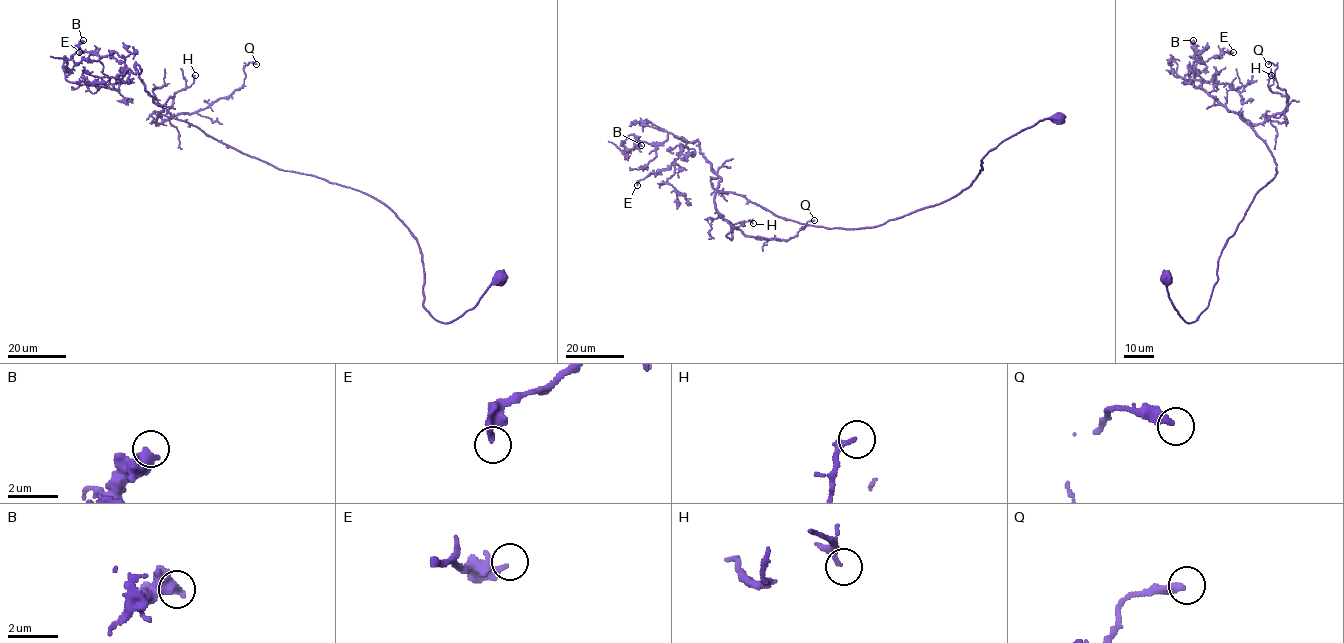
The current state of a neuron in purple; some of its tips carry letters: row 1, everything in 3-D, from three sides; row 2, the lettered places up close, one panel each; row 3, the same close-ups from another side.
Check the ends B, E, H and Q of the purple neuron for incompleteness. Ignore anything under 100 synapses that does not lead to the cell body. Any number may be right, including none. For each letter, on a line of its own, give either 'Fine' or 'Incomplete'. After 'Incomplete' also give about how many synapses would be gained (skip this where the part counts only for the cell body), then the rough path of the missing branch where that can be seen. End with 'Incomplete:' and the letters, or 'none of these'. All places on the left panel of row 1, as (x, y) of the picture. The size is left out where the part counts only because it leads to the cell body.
B: Fine
E: Fine
H: Fine
Q: Fine
Incomplete: none of these

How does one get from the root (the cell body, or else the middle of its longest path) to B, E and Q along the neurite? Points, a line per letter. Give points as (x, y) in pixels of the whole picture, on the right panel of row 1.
B: (1167, 278), (1194, 322), (1277, 173), (1189, 65), (1183, 82), (1193, 40)
E: (1167, 278), (1171, 303), (1194, 322), (1225, 243), (1277, 173), (1264, 142), (1189, 65), (1185, 81), (1233, 52)
Q: (1167, 278), (1171, 303), (1194, 322), (1225, 243), (1277, 173), (1240, 117), (1262, 124), (1287, 110), (1268, 64)

